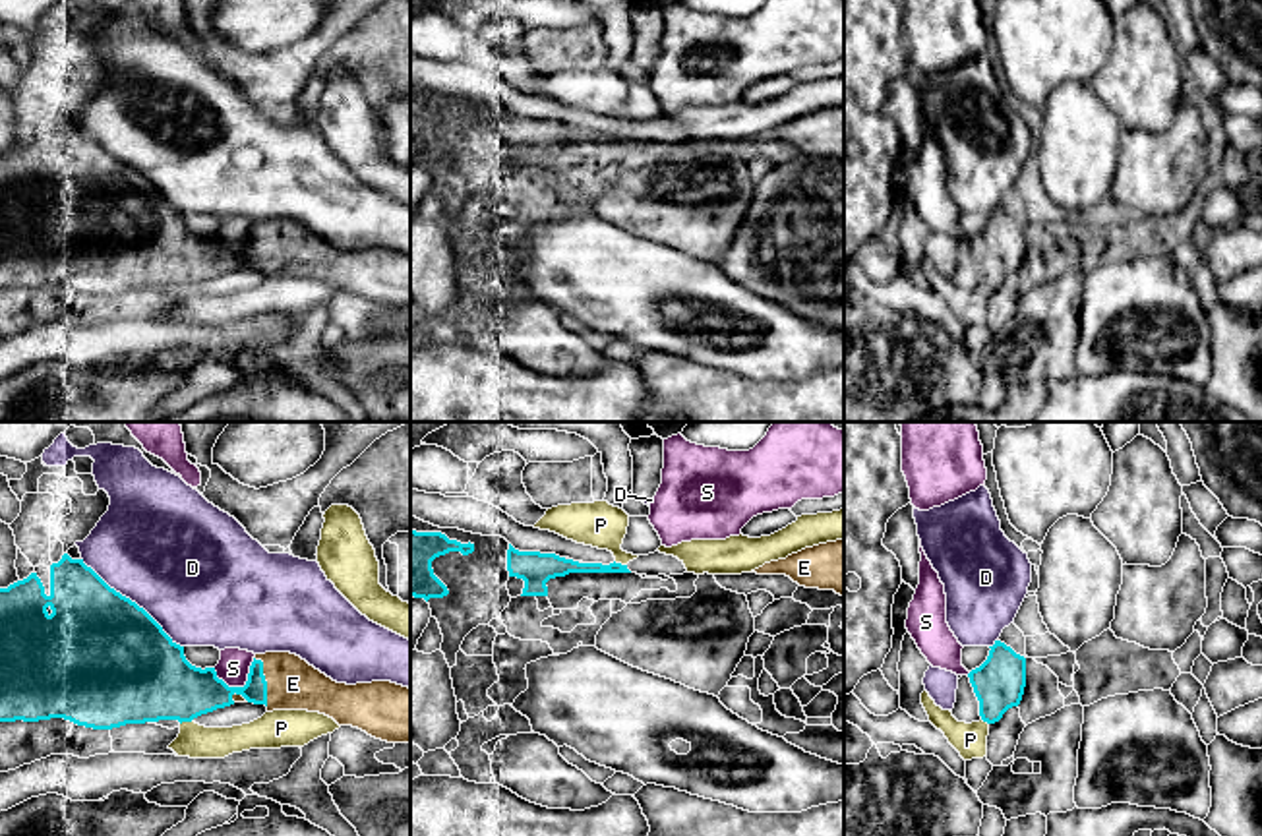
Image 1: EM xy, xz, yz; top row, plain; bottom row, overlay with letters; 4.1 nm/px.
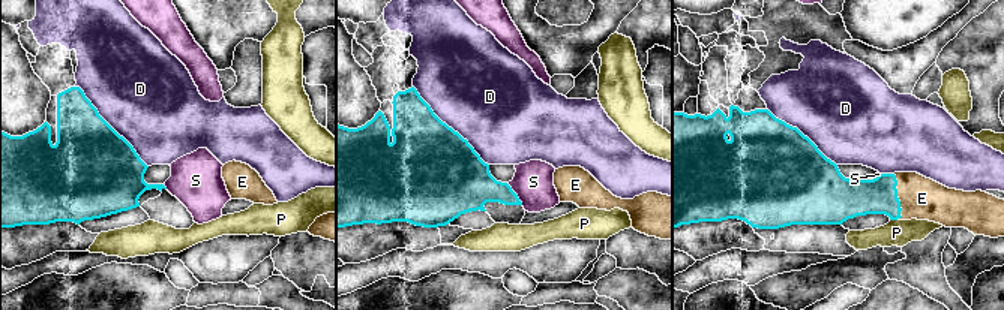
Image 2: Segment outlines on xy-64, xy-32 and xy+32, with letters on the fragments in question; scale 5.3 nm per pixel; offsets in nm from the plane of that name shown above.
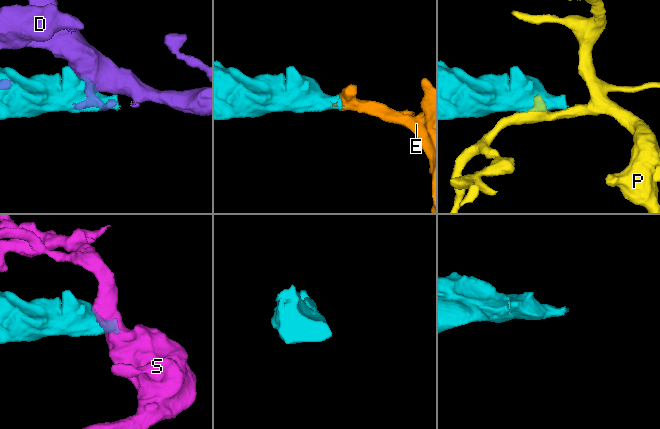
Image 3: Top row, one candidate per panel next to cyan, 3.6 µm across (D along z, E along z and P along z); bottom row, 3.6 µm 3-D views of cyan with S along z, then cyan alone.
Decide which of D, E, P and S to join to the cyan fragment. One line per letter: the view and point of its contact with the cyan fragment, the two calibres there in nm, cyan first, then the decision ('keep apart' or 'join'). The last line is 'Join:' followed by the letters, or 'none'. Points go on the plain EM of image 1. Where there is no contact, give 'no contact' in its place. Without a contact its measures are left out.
D: xy (130, 167) | 500/500 nm | keep apart
E: xy (264, 246) | 160/220 nm | join
P: xy (186, 287) | 360/140 nm | keep apart
S: xy (244, 252) | 220/140 nm | keep apart
Join: E

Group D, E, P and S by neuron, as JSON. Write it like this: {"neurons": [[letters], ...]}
{"neurons": [["D"], ["E"], ["P"], ["S"]]}

